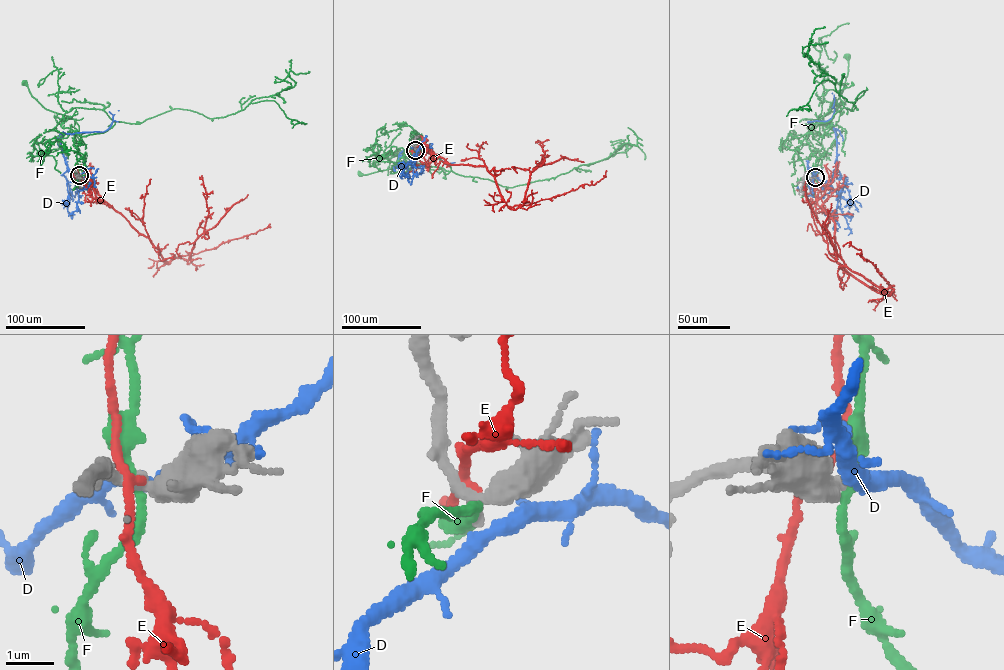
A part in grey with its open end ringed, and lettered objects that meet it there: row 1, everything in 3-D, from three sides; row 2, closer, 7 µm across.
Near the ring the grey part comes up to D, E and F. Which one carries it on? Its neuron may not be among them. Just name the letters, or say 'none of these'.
none of these

